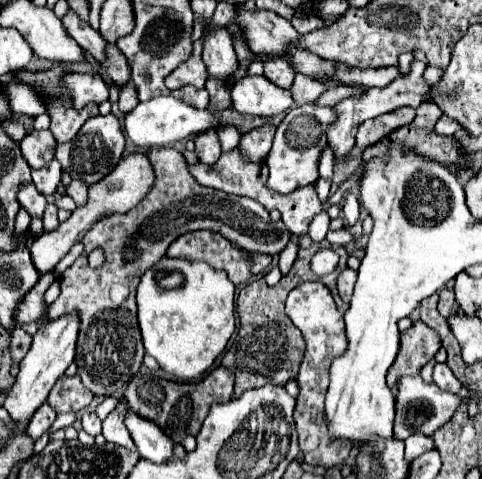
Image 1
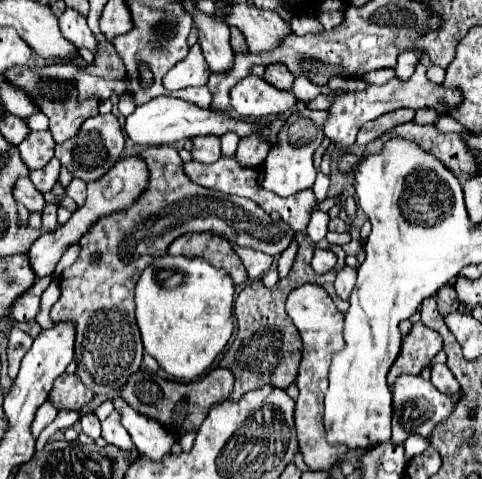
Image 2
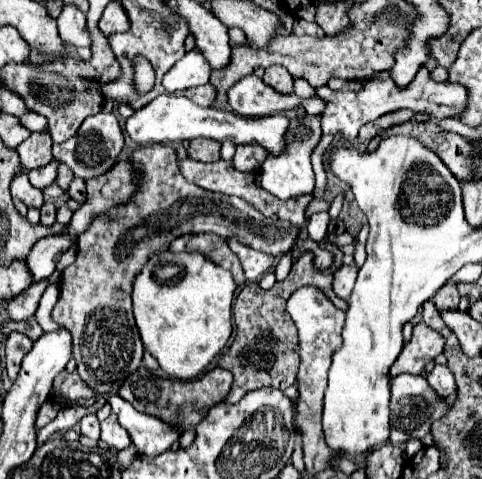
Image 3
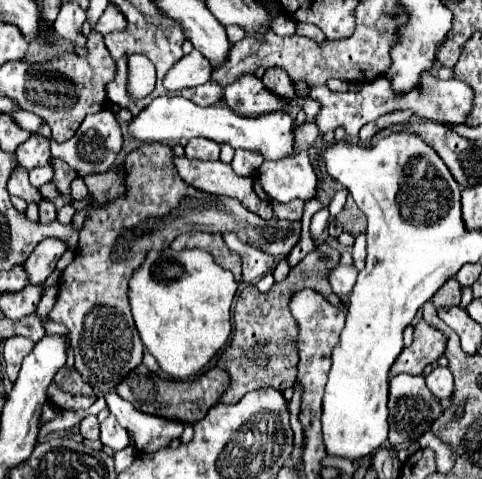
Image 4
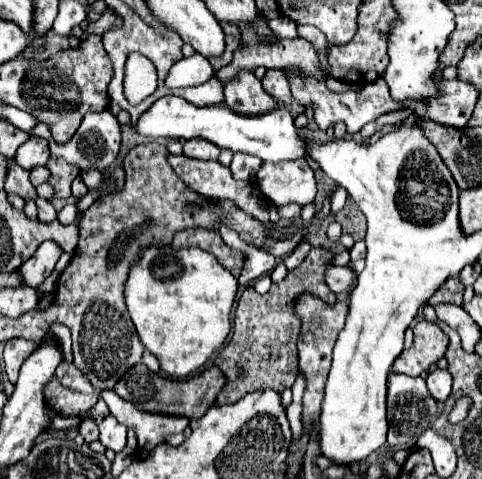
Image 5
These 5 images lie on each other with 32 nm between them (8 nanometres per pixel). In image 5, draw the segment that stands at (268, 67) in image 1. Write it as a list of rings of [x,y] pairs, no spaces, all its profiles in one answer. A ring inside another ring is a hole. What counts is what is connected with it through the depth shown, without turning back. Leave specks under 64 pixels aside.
[[[266,70],[266,76],[262,78],[262,86],[268,88],[268,94],[278,100],[282,106],[292,104],[292,90],[288,88],[288,76],[284,76],[284,70]]]

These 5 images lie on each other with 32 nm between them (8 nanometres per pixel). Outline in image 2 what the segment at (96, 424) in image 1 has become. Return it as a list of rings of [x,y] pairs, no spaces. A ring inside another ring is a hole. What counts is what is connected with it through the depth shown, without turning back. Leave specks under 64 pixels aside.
[[[94,412],[82,414],[80,424],[82,424],[82,432],[88,434],[90,438],[98,438],[100,436],[100,420],[98,420],[98,416]]]

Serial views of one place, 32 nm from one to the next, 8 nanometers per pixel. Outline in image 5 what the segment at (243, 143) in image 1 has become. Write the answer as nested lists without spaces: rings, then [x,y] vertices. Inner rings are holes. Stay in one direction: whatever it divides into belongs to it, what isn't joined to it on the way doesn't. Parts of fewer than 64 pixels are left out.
[[[240,152],[240,154],[234,154],[230,170],[238,180],[256,180],[256,172],[260,166],[262,166],[262,160],[258,156],[248,156]]]

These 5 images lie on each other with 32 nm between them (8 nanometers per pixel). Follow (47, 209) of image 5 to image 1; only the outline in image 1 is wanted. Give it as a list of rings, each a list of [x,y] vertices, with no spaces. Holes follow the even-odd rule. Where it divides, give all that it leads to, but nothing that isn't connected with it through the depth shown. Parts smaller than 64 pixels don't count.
[[[48,204],[48,208],[46,208],[46,212],[44,212],[44,216],[42,216],[42,220],[44,220],[44,232],[52,232],[52,230],[56,230],[58,228],[58,208],[54,206],[54,204]]]

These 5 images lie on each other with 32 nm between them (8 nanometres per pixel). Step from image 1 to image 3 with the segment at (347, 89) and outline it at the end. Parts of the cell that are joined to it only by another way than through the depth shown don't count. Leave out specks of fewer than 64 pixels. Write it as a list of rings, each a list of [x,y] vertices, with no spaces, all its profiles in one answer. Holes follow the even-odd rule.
[[[250,74],[238,80],[228,90],[228,104],[238,116],[246,118],[260,118],[260,116],[272,116],[276,112],[288,112],[294,106],[302,106],[308,114],[319,114],[326,107],[326,103],[320,97],[309,99],[298,98],[296,94],[280,94],[272,88],[268,88],[262,78]]]

